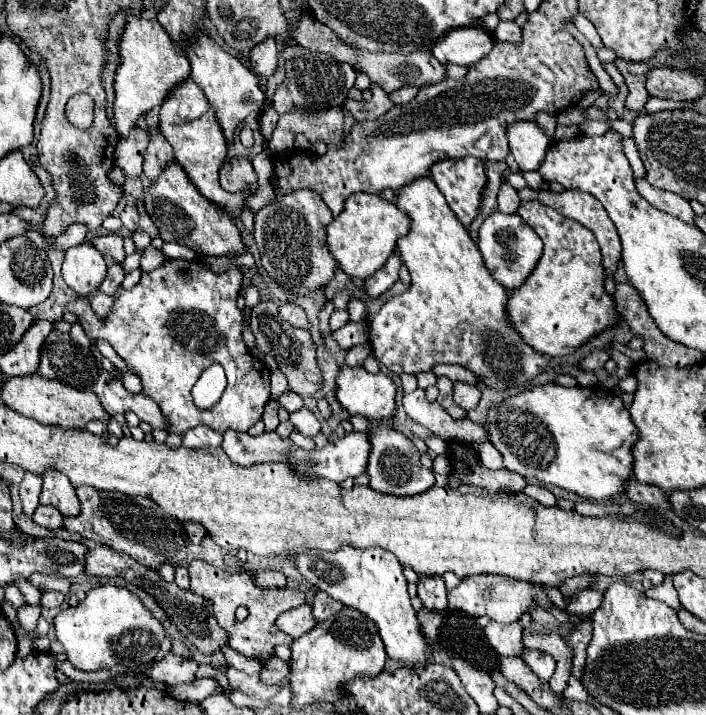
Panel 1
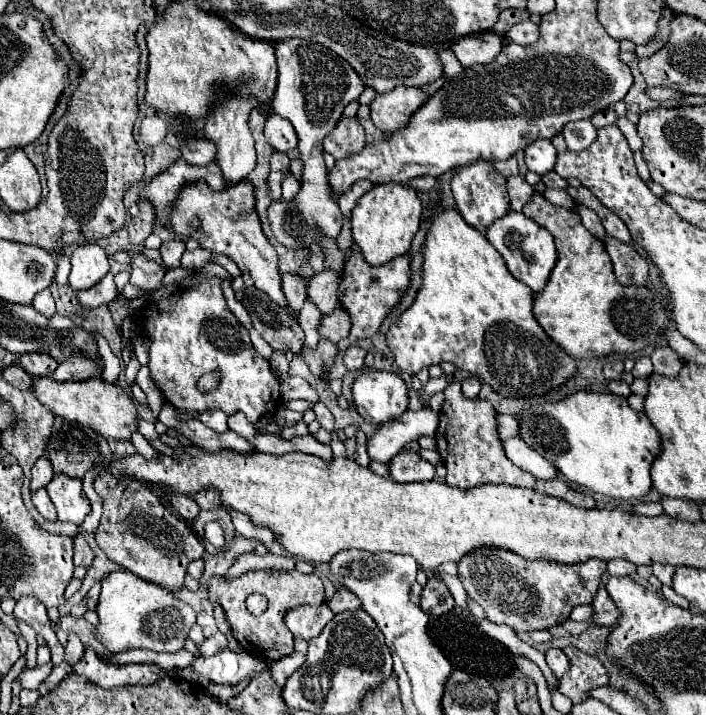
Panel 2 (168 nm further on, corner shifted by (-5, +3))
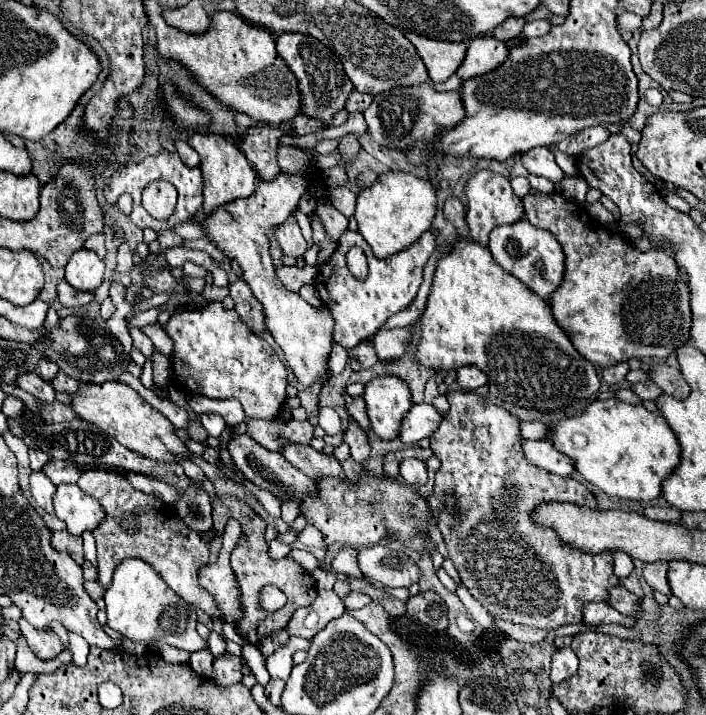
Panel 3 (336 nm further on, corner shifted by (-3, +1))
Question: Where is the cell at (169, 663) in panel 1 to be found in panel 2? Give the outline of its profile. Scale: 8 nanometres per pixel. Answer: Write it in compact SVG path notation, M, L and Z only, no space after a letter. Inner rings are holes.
M223 649L211 657L197 657L189 665L189 669L193 671L193 675L199 675L213 683L237 685L241 681L257 677L257 673L265 669L265 661L259 661L245 651L235 653L231 649Z

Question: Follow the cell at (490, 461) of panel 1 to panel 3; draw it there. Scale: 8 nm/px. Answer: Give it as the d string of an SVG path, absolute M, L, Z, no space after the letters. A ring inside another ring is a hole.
M543 439L543 441L523 441L523 451L525 451L525 457L529 459L529 463L541 467L541 469L547 469L549 473L555 473L555 475L571 475L575 471L575 465L571 463L571 459L563 457L561 451L555 451L553 443L549 443L549 439Z

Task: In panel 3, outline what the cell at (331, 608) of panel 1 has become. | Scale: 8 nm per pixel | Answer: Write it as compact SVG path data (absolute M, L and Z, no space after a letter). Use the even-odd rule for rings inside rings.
M351 591L349 597L345 599L347 609L361 609L361 607L365 607L369 603L371 603L371 597L367 597L365 593L355 593L355 591Z

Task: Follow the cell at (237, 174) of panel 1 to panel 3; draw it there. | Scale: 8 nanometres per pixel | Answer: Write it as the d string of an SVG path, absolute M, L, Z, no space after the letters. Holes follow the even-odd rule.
M163 151L163 153L149 155L149 157L145 157L145 159L139 161L139 163L127 163L125 167L117 169L117 171L107 179L107 183L105 183L105 187L103 187L103 195L105 195L105 201L107 201L107 203L115 203L121 193L129 193L129 195L133 197L133 215L131 215L133 219L131 219L131 221L133 221L137 227L141 227L141 229L151 227L155 233L159 233L159 231L173 229L175 225L185 223L185 221L189 221L189 219L193 219L193 217L197 215L197 209L201 209L201 203L203 203L203 179L201 179L201 171L199 171L197 167L191 169L191 167L187 167L187 165L181 163L181 159L179 159L177 153ZM155 179L165 179L165 181L173 183L175 189L179 191L177 209L175 209L175 213L173 213L167 221L151 219L149 213L147 213L147 211L143 209L143 205L141 205L141 191L145 189L145 185L147 185L149 181L155 181Z

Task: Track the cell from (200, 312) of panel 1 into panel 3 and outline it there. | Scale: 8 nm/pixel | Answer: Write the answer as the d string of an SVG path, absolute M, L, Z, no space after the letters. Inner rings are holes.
M219 301L199 311L177 311L171 315L165 331L175 341L173 379L179 389L211 399L237 399L251 419L271 421L279 415L287 399L287 369L273 347L257 337L235 311L223 309Z

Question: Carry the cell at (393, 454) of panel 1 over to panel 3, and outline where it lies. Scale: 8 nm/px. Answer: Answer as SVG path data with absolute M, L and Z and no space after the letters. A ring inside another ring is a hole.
M405 459L401 463L401 475L409 485L425 485L427 483L427 467L419 459Z

